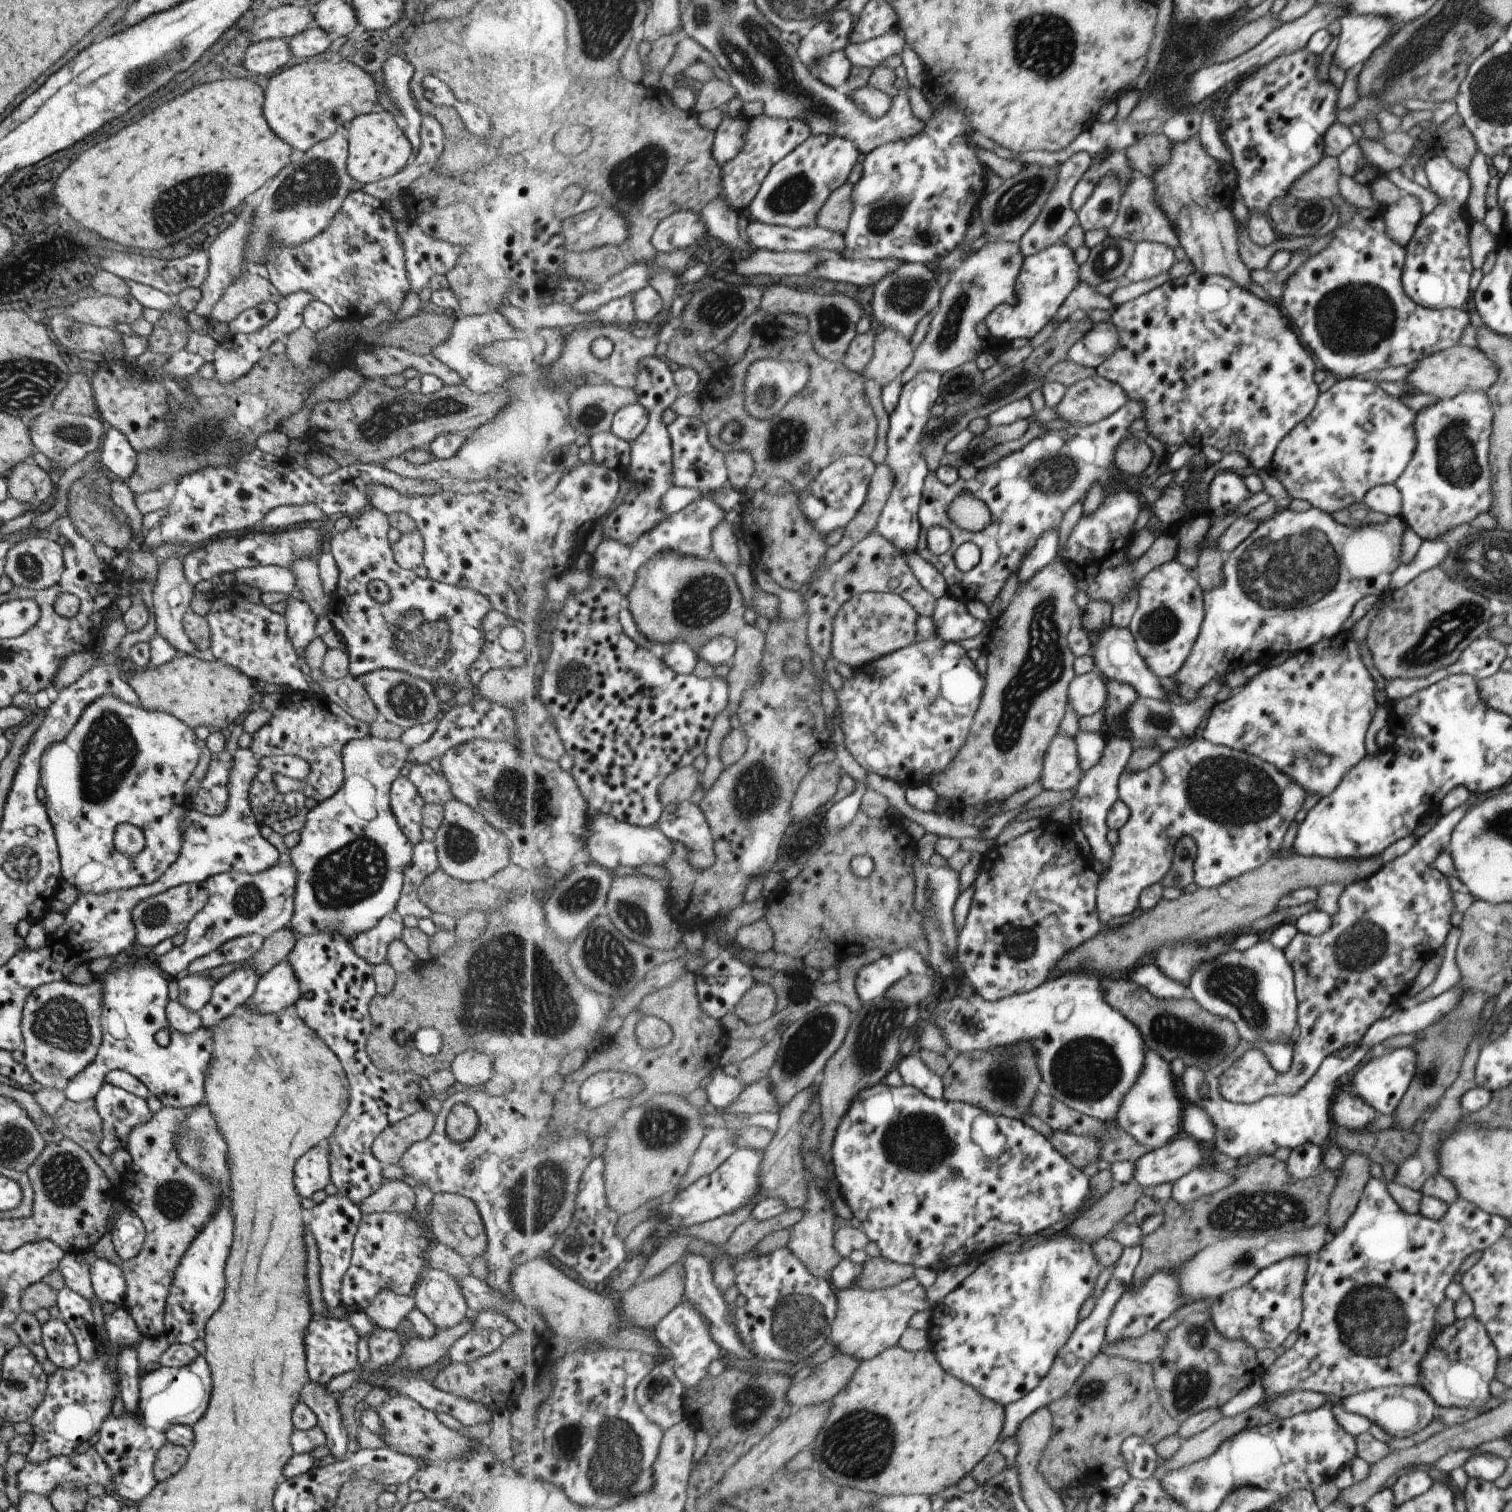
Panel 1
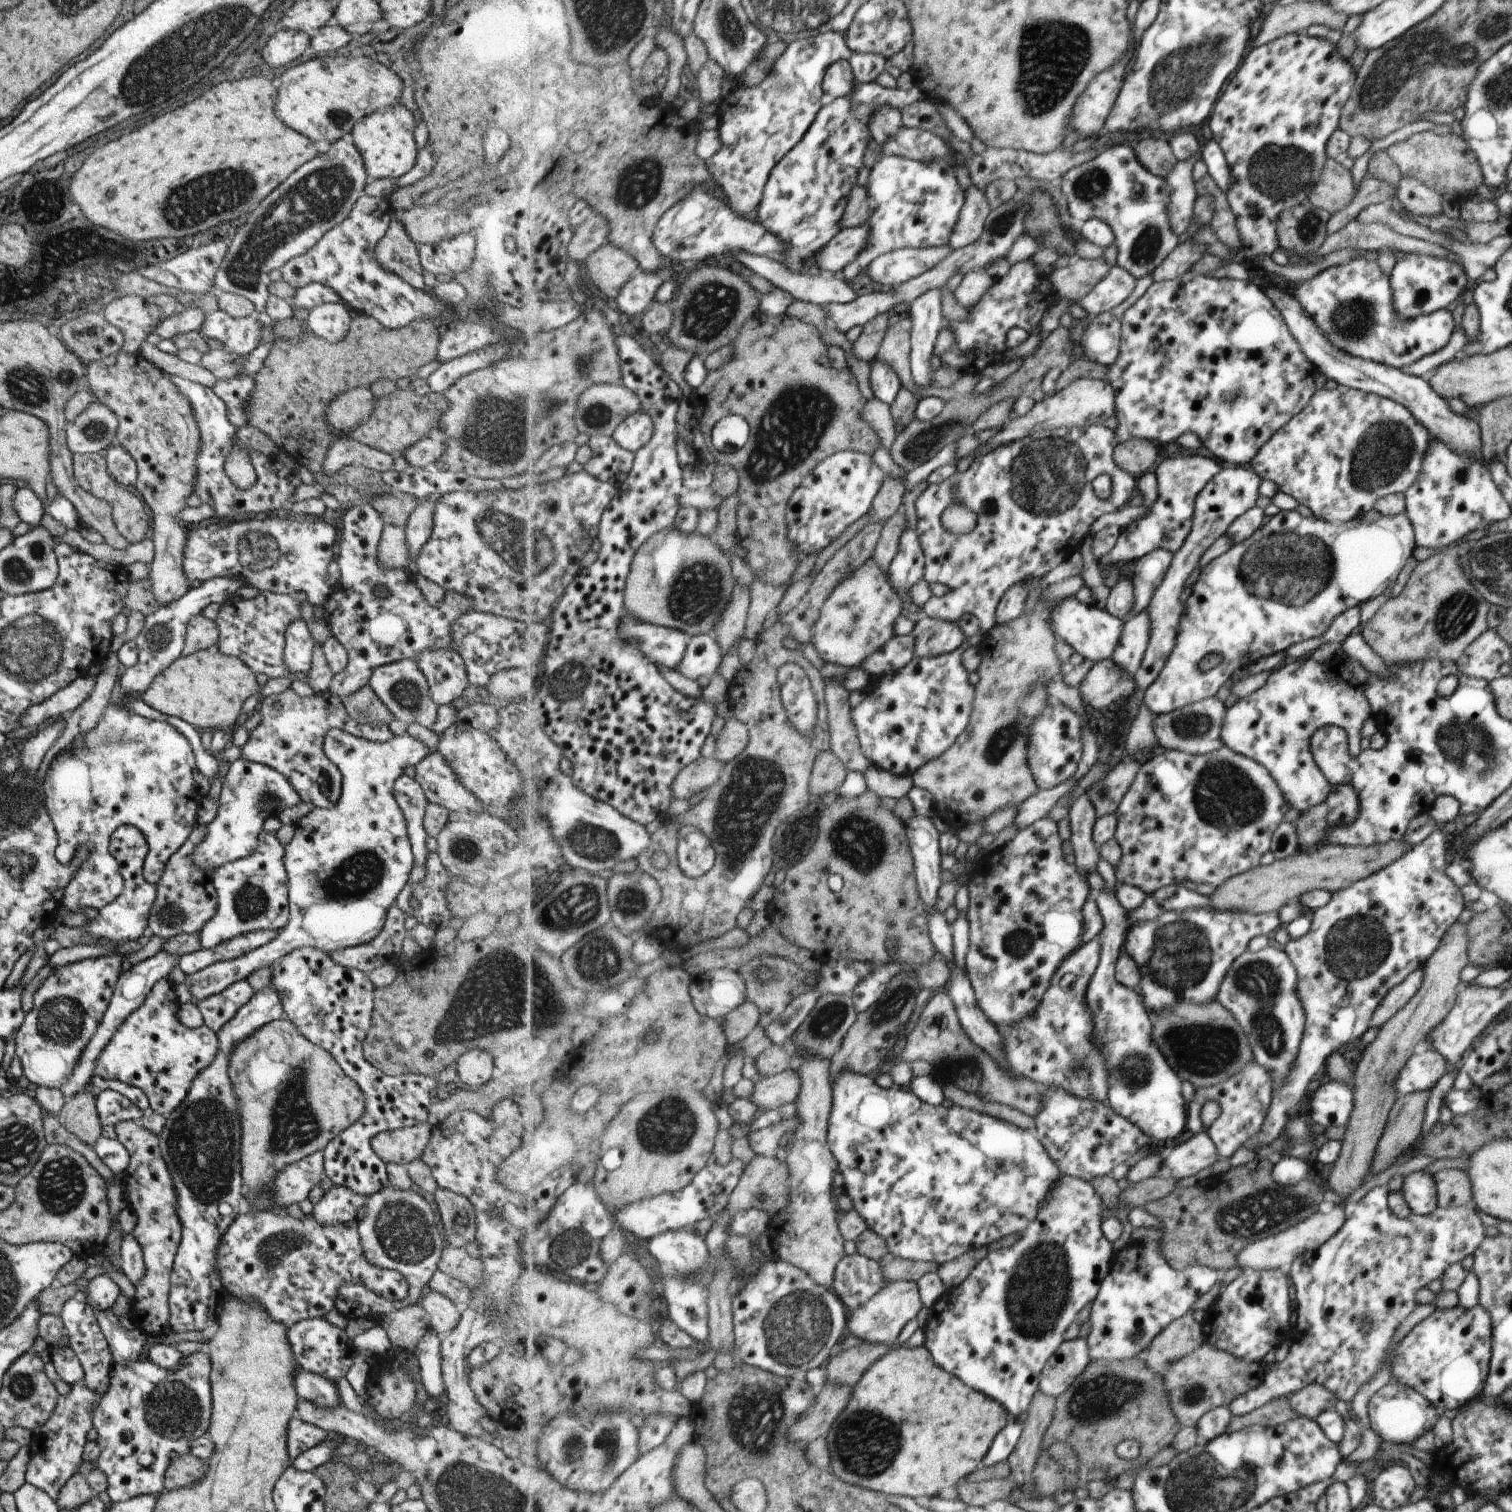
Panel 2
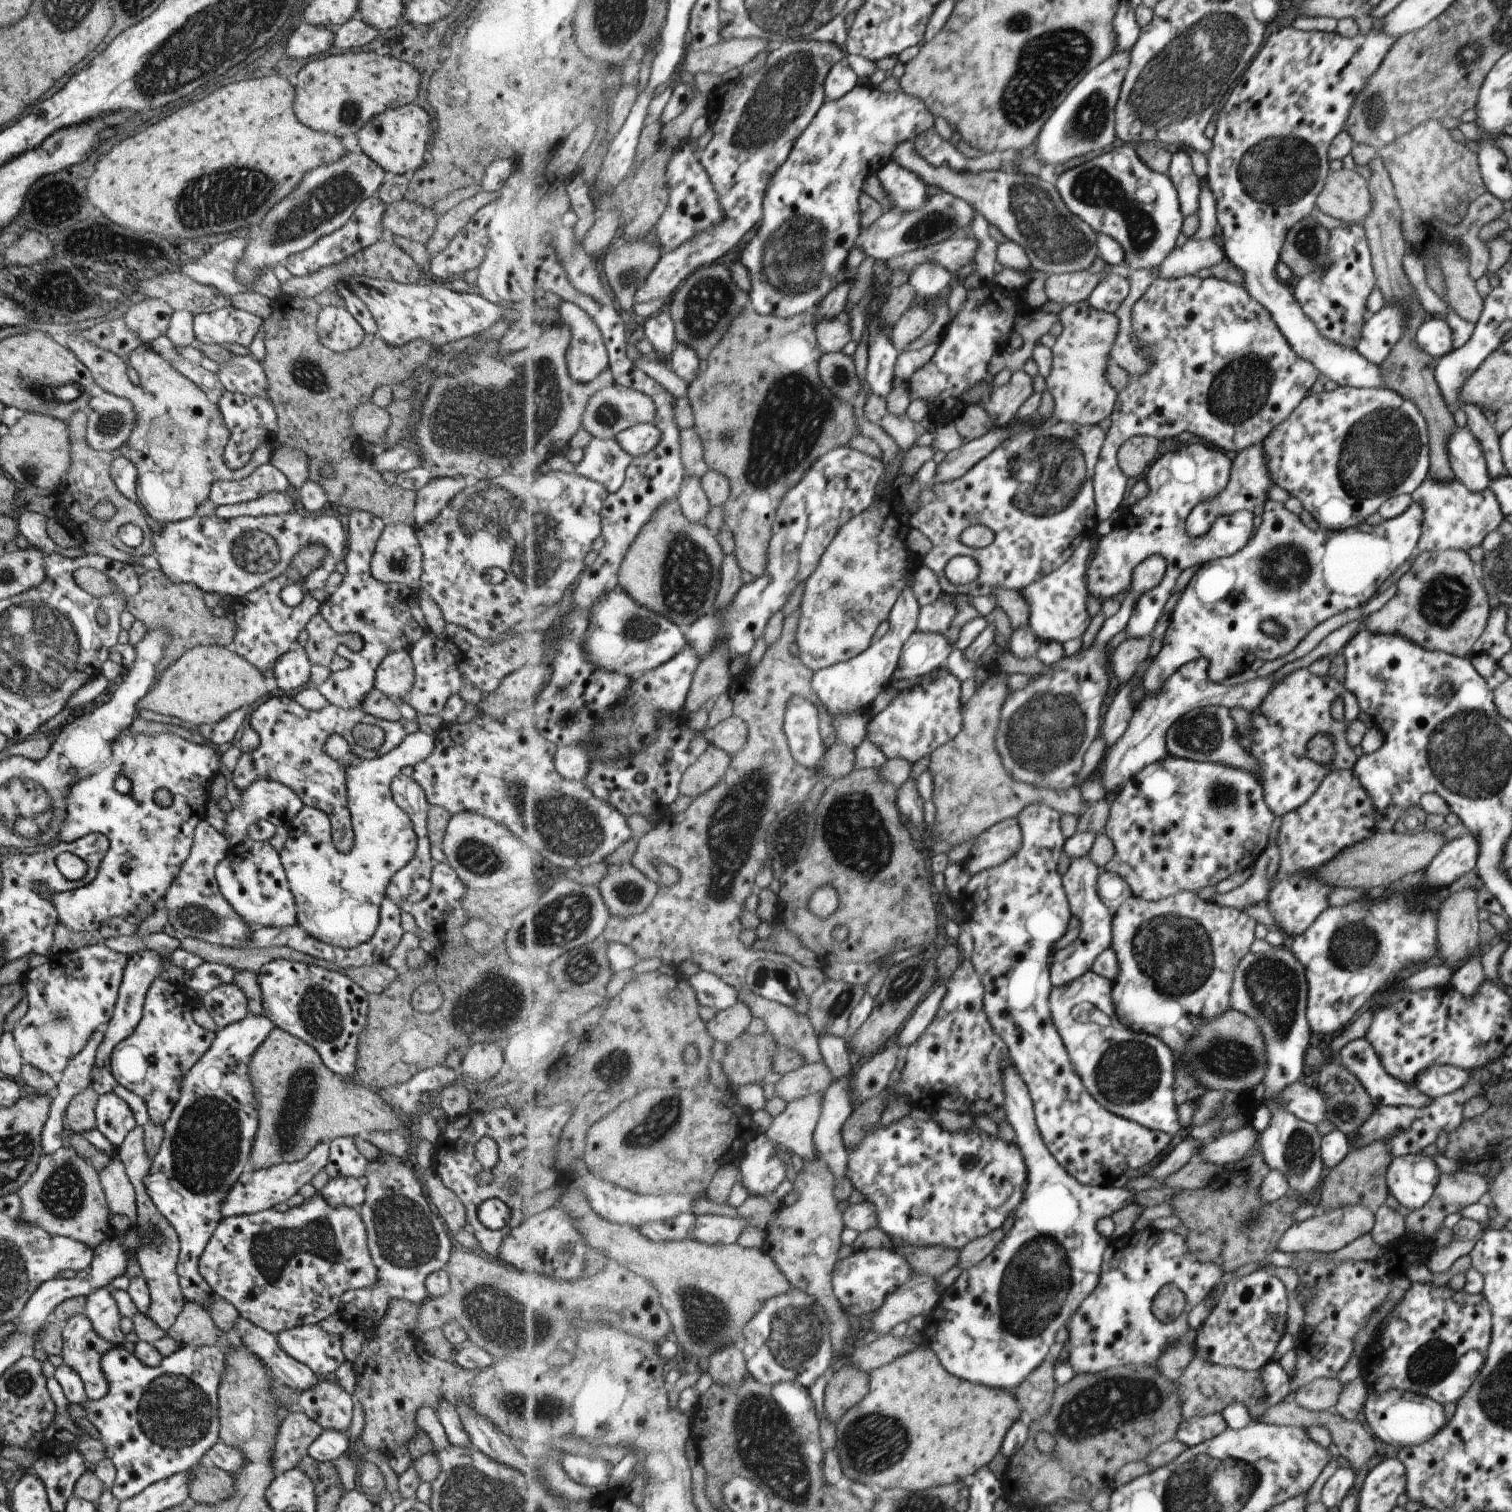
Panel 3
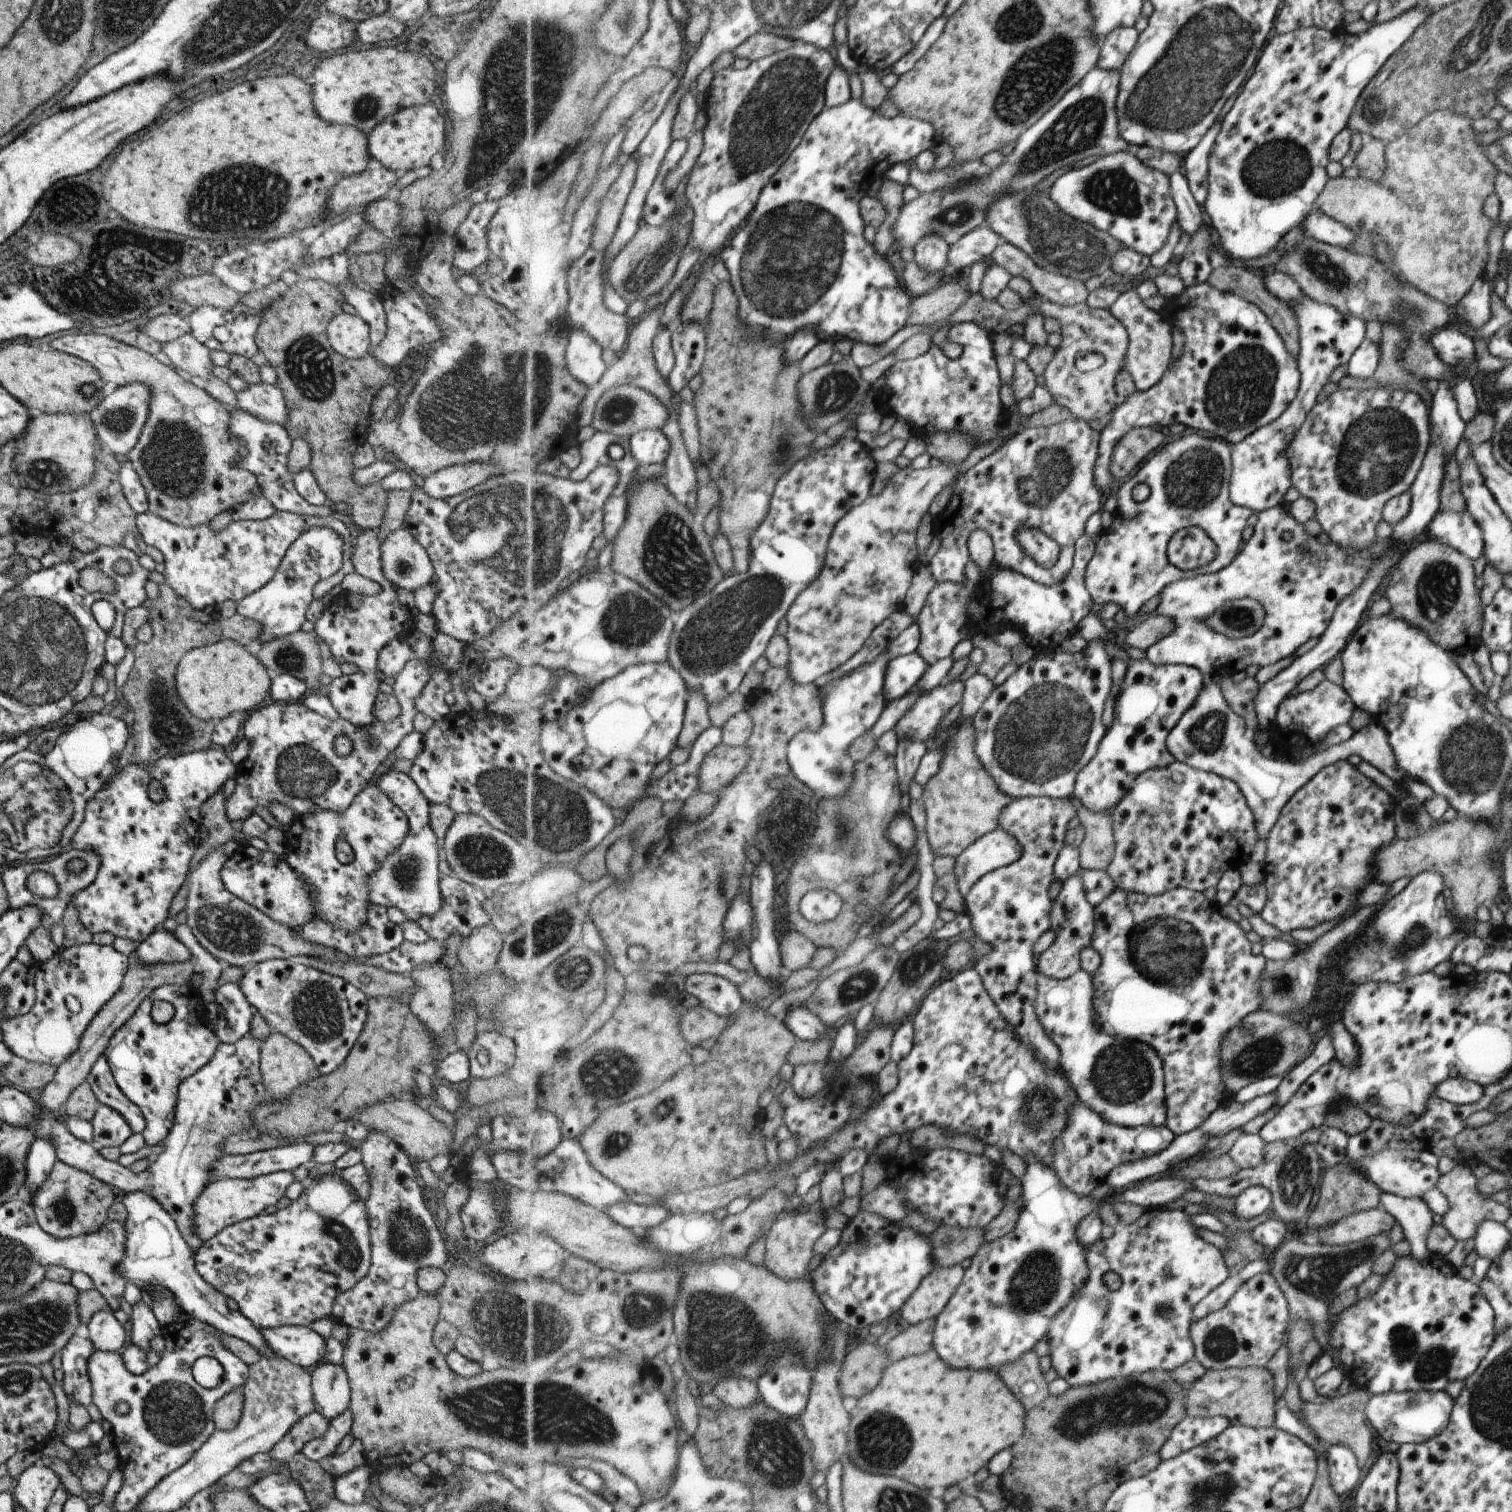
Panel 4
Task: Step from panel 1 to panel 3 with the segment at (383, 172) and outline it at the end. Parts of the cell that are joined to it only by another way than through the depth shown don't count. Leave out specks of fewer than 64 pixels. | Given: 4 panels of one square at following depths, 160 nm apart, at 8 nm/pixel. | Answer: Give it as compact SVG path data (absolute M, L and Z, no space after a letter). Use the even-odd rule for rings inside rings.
M406 104L397 108L384 110L376 117L370 118L356 132L355 137L362 153L375 162L375 164L378 164L387 176L406 173L410 175L423 164L423 154L425 154L425 150L429 150L432 138L429 132L431 132L431 126L429 125L427 112L421 106L417 106L417 104Z

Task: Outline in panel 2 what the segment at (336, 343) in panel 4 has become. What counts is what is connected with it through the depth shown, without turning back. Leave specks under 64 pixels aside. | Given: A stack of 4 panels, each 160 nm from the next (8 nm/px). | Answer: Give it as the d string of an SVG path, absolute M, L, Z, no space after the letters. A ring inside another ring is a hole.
M321 303L310 308L305 326L316 337L335 344L346 337L350 325L347 308L341 303Z

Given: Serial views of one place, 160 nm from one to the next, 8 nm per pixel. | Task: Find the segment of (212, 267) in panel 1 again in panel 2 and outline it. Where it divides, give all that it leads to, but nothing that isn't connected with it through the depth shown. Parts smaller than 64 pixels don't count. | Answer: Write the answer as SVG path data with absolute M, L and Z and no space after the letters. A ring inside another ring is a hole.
M185 308L177 310L170 317L162 320L155 328L154 333L161 339L172 339L177 335L189 334L192 336L200 330L201 321L205 313L201 309Z

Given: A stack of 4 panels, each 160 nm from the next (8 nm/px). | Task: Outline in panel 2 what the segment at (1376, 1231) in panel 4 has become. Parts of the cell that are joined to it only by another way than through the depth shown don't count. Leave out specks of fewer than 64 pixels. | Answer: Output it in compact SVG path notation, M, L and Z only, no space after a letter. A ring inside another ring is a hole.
M1335 1204L1330 1212L1309 1215L1309 1218L1301 1219L1301 1222L1296 1222L1279 1234L1269 1235L1269 1238L1264 1238L1245 1246L1236 1255L1236 1260L1232 1266L1239 1267L1242 1273L1261 1271L1263 1269L1288 1268L1295 1258L1301 1256L1304 1252L1319 1249L1328 1238L1331 1238L1340 1230L1345 1221L1343 1205Z

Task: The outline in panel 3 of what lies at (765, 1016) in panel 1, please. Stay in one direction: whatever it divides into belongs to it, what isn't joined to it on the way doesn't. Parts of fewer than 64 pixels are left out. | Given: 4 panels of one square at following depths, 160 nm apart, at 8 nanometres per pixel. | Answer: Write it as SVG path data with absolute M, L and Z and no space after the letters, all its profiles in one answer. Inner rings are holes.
M739 1001L735 1006L718 1011L718 1013L707 1022L709 1034L714 1040L722 1042L727 1046L740 1037L747 1024L753 1020L753 1011L743 1001Z

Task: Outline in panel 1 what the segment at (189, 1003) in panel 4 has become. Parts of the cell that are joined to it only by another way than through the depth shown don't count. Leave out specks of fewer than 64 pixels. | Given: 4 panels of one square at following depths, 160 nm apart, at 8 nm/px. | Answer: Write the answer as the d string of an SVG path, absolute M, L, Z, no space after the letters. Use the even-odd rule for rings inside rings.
M137 959L134 964L115 969L114 972L97 976L102 984L102 1003L100 1012L100 1029L102 1039L97 1047L95 1058L89 1062L81 1072L66 1081L62 1090L67 1099L81 1102L93 1099L104 1080L104 1075L113 1069L126 1072L141 1081L141 1084L152 1094L163 1107L186 1109L204 1100L204 1078L208 1062L212 1060L213 1039L212 1032L201 1026L190 1033L170 1031L169 1043L161 1047L155 1043L153 1035L157 1030L167 1027L165 1007L169 1002L167 998L167 979L157 964L147 960Z

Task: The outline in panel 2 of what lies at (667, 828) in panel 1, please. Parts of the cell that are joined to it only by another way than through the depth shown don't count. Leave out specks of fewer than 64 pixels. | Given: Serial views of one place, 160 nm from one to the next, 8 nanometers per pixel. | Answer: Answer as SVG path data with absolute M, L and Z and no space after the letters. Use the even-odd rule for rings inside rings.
M691 825L680 829L677 851L681 870L686 878L702 877L715 866L717 860L711 839L701 829Z

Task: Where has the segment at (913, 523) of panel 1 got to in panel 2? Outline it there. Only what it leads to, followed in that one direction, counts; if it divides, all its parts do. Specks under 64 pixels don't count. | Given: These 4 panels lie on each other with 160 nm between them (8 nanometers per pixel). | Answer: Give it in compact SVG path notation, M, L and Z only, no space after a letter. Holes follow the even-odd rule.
M934 288L919 296L909 305L912 317L912 373L917 386L932 385L931 356L945 319L943 296L940 288ZM906 530L899 552L890 564L890 582L902 600L903 615L913 622L921 620L922 608L908 593L924 578L926 573L926 556L921 546L918 532Z

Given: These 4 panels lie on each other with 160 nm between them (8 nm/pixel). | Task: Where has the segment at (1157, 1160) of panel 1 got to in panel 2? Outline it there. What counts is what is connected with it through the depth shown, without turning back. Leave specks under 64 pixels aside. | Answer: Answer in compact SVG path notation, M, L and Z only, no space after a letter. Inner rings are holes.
M1205 1133L1193 1135L1165 1153L1163 1168L1171 1169L1178 1179L1197 1174L1218 1157L1215 1143Z

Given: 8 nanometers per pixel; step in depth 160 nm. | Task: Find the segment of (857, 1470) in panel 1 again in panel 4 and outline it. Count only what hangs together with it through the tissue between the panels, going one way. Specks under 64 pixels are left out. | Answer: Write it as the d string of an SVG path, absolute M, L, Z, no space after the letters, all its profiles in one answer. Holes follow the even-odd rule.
M933 1348L925 1354L908 1356L900 1361L890 1364L885 1369L882 1381L871 1392L863 1395L857 1400L857 1405L850 1412L851 1422L848 1430L848 1456L856 1465L863 1467L873 1474L885 1474L885 1476L899 1476L911 1484L917 1485L922 1489L943 1488L948 1489L957 1484L966 1476L975 1476L979 1470L985 1468L996 1454L1005 1449L1013 1448L1024 1436L1027 1421L1027 1408L1017 1395L1004 1383L1004 1379L992 1370L975 1370L970 1368L958 1369L949 1366L937 1349Z

